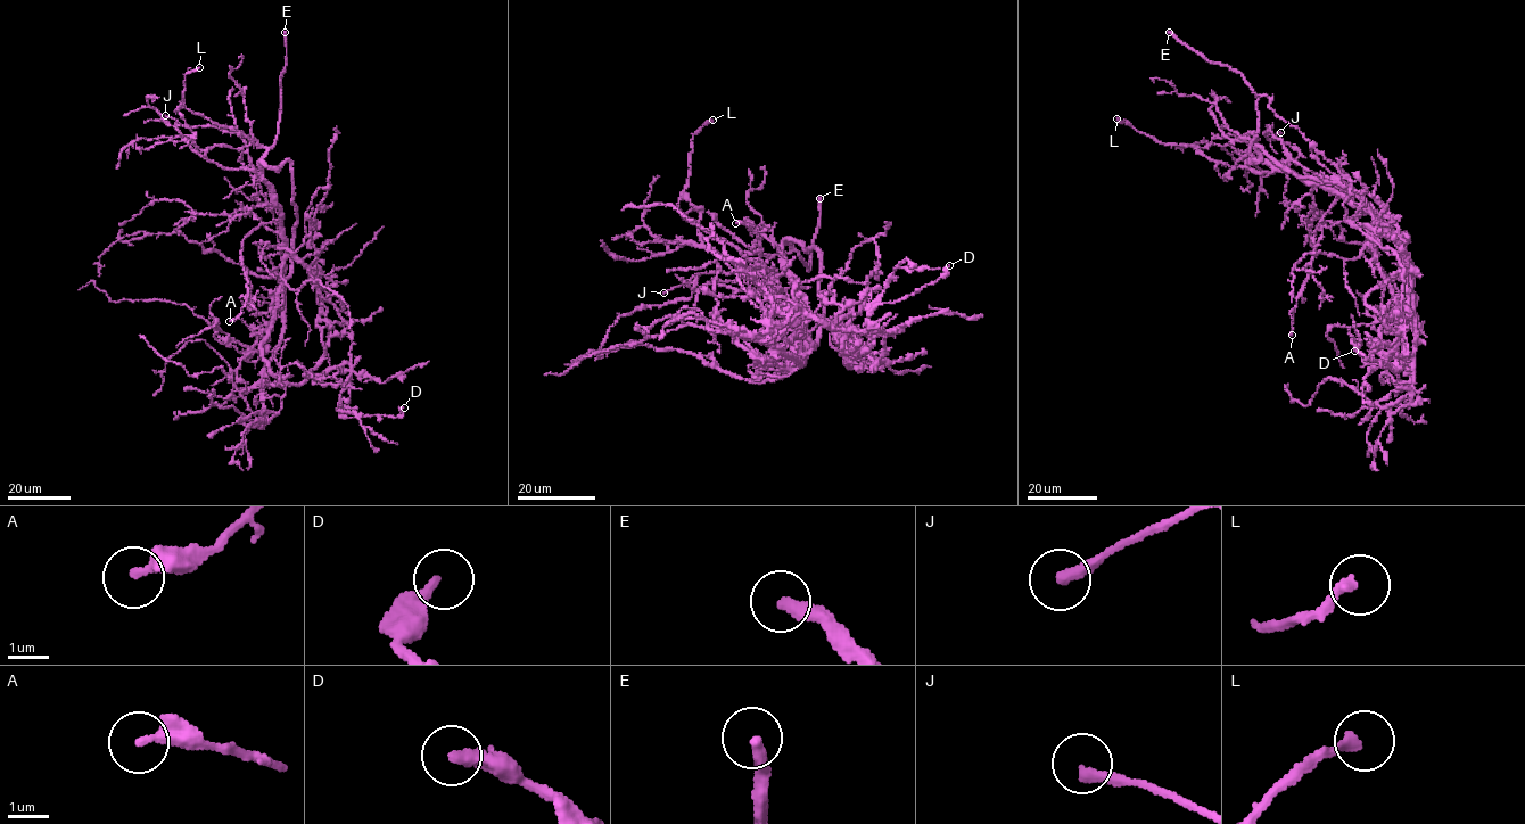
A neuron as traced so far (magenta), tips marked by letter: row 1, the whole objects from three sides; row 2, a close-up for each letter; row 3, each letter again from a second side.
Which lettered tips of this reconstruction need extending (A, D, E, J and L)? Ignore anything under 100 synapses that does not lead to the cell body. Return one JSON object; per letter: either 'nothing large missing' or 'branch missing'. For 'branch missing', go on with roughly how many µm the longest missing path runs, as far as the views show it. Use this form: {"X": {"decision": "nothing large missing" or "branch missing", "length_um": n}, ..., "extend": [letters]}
{"A": {"decision": "nothing large missing"}, "D": {"decision": "nothing large missing"}, "E": {"decision": "branch missing", "length_um": 80}, "J": {"decision": "nothing large missing"}, "L": {"decision": "nothing large missing"}, "extend": ["E"]}

